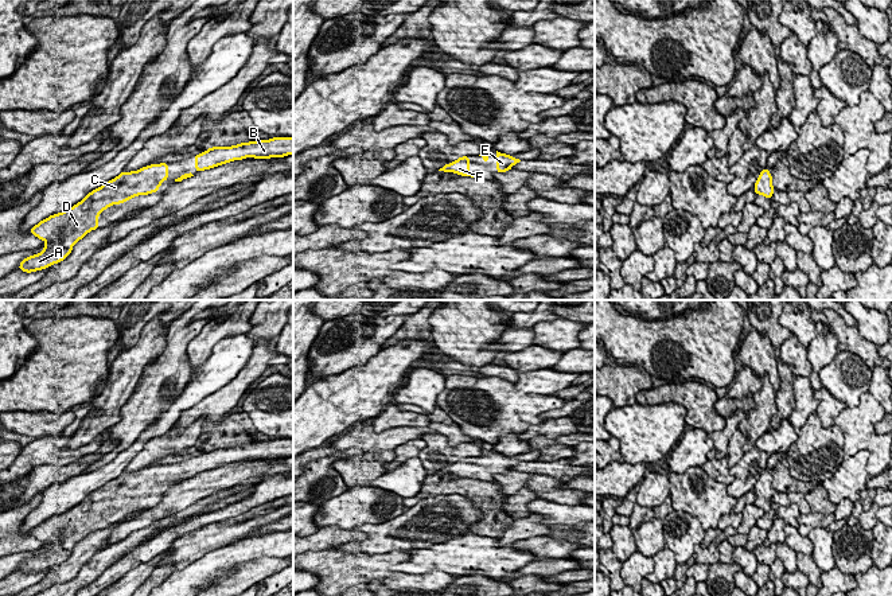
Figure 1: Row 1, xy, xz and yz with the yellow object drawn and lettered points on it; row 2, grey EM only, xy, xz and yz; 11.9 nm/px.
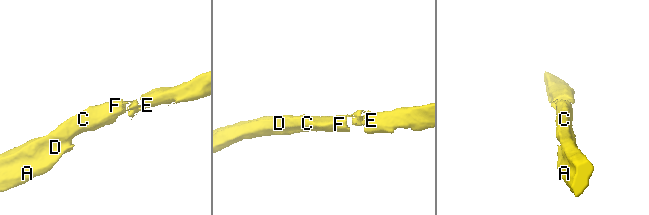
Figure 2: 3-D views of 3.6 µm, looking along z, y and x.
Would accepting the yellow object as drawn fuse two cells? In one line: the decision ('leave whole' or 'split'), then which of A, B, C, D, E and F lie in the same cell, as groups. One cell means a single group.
leave whole; groups A B C D E F

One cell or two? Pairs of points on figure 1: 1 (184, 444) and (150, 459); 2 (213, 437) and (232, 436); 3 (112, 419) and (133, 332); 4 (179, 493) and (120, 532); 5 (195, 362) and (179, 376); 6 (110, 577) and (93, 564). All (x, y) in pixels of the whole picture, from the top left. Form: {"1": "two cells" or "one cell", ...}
{"1": "one cell", "2": "one cell", "3": "two cells", "4": "one cell", "5": "two cells", "6": "two cells"}

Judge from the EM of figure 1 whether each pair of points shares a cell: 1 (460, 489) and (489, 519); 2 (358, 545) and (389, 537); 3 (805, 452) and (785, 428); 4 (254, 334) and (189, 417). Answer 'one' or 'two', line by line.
1: one
2: one
3: two
4: two

